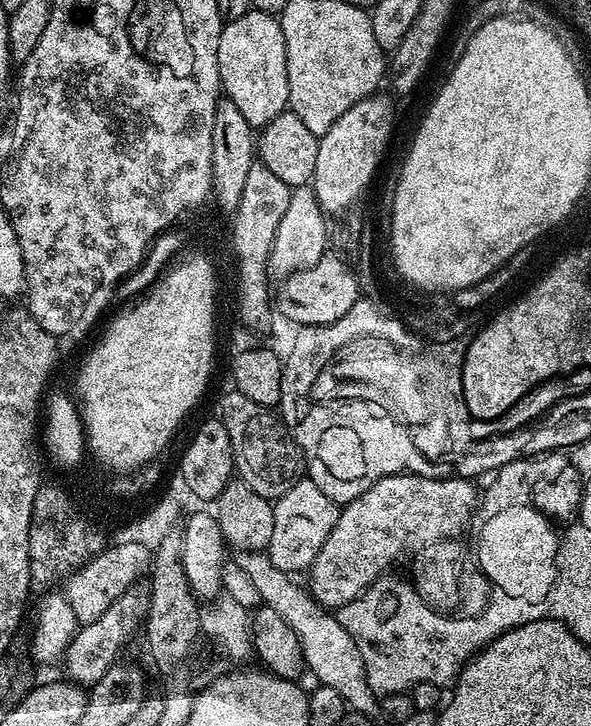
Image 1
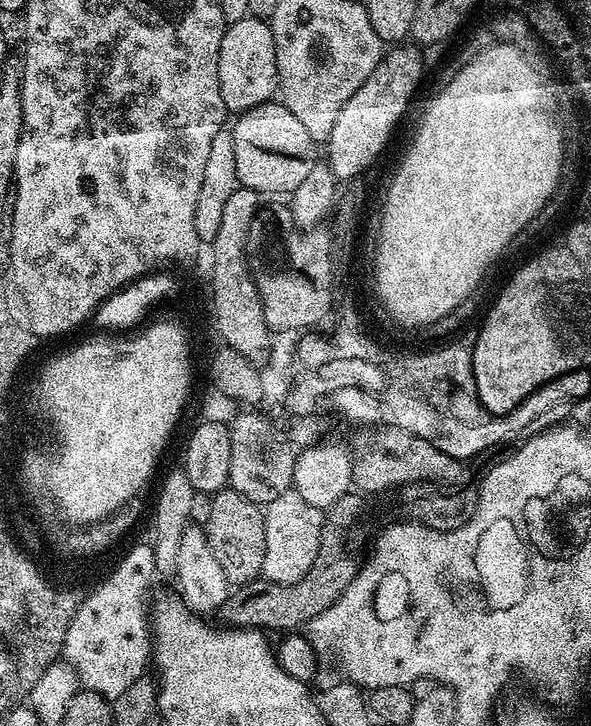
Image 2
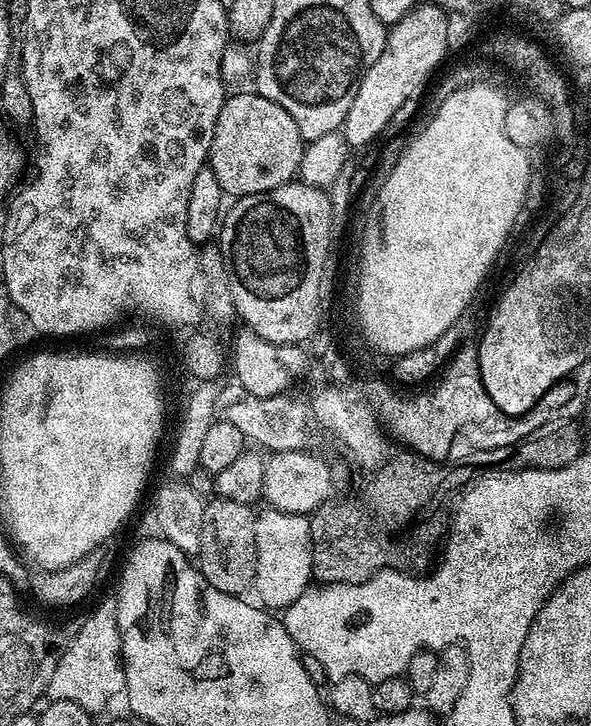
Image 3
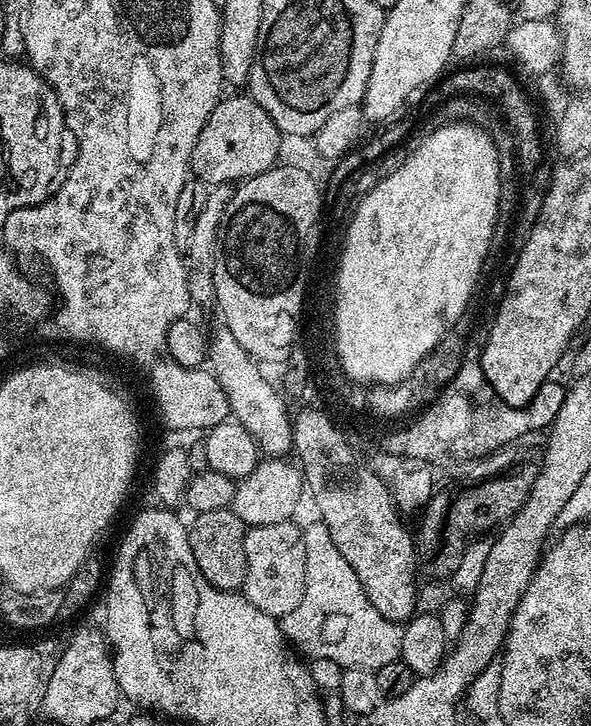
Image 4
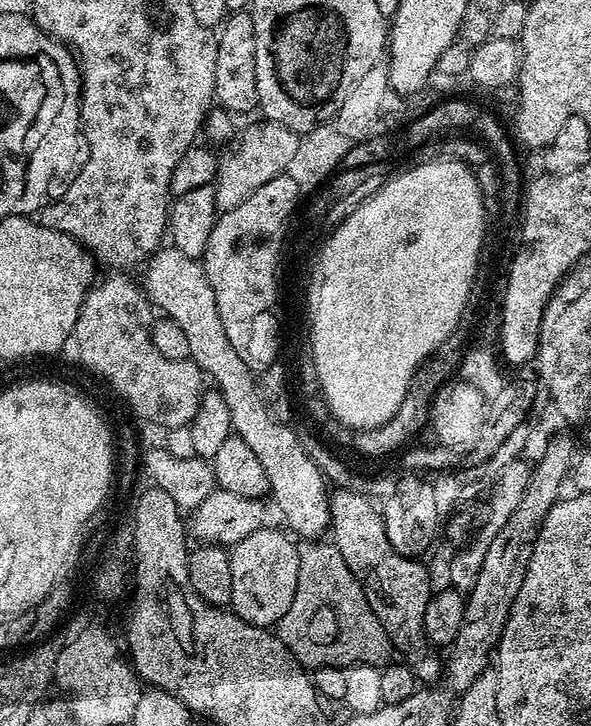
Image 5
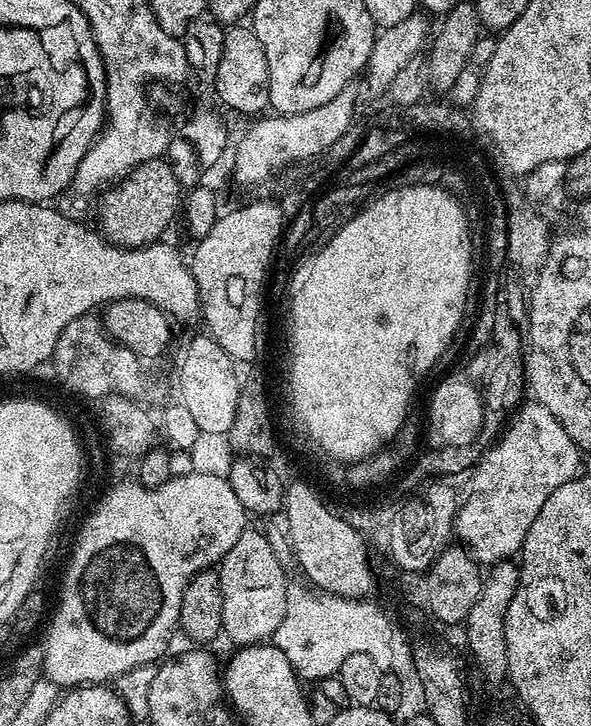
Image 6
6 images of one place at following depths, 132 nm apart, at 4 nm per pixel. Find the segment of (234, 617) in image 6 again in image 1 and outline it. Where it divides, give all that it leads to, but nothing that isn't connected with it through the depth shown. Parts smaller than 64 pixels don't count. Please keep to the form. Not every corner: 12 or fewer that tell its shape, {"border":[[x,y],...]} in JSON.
{"border":[[302,478],[274,504],[266,553],[311,569],[341,505]]}

